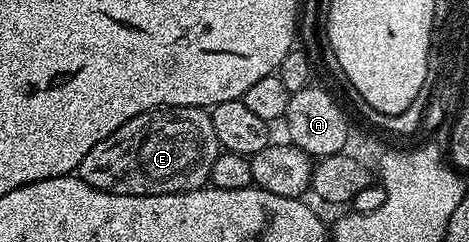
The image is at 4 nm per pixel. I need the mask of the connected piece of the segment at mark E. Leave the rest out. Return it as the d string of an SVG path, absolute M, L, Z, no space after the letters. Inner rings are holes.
M153 108L137 114L109 138L97 142L85 158L81 158L77 175L89 186L118 196L160 196L170 192L192 192L210 181L213 162L217 162L221 149L217 133L213 131L211 114L205 108Z

